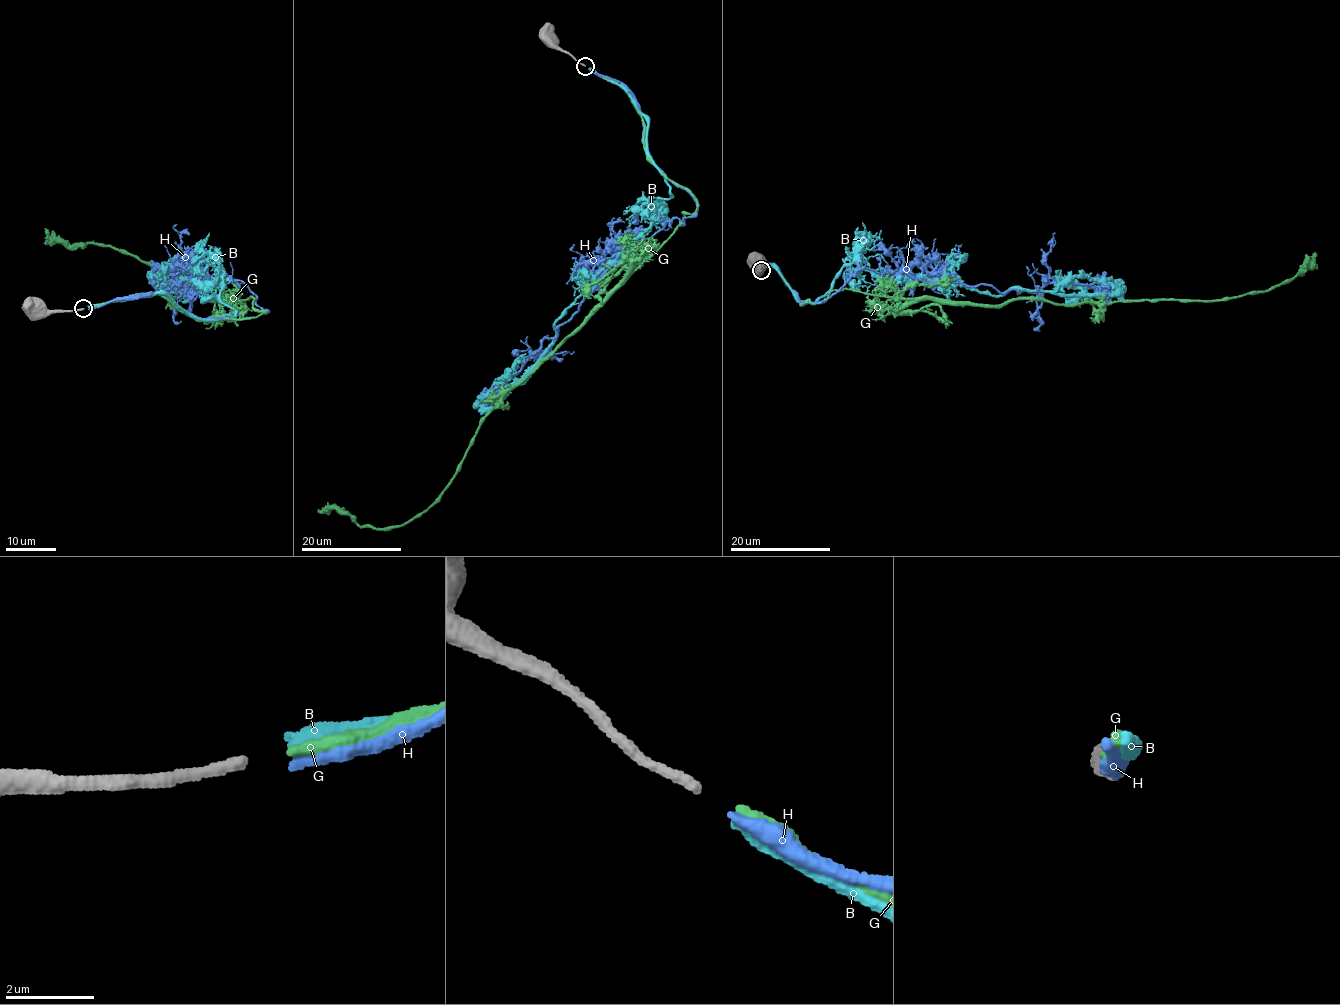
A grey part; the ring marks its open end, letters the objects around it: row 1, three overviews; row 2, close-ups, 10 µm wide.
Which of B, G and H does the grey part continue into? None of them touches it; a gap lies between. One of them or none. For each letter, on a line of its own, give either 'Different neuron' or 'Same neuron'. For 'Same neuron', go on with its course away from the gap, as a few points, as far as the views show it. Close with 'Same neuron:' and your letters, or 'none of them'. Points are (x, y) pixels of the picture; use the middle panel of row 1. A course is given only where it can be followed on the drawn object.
B: Different neuron
G: Same neuron. Its course: (589, 67), (624, 90), (647, 156), (697, 209), (504, 394), (423, 511), (377, 528), (326, 508)
H: Different neuron
Same neuron: G

